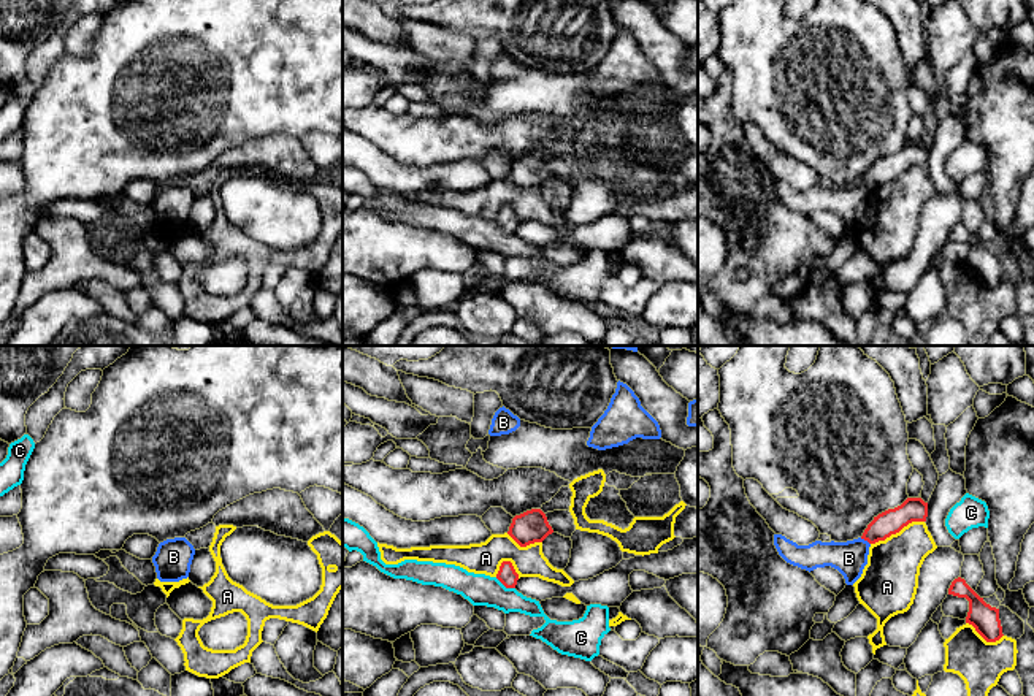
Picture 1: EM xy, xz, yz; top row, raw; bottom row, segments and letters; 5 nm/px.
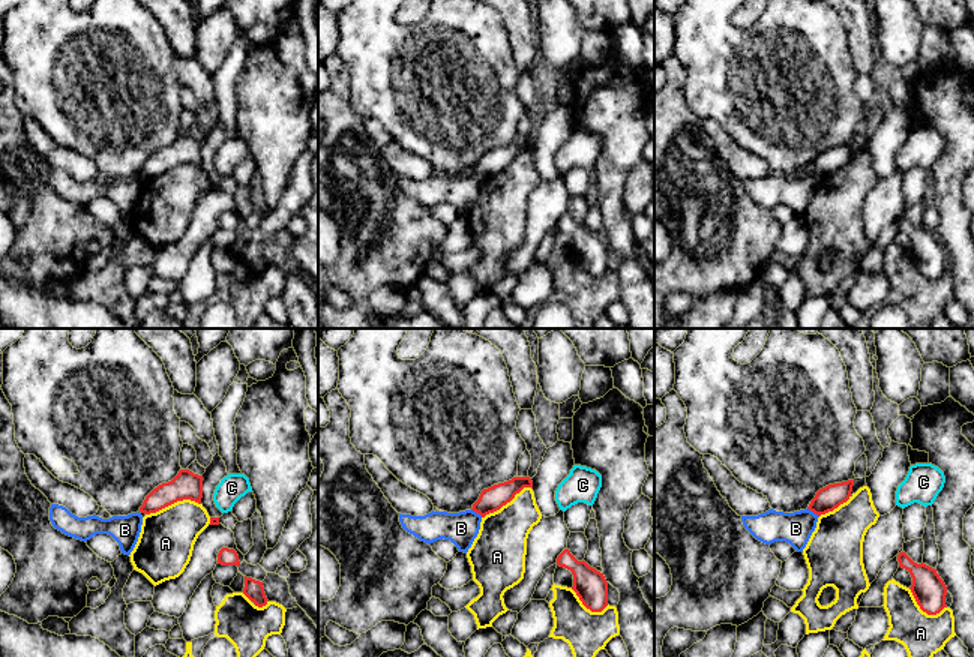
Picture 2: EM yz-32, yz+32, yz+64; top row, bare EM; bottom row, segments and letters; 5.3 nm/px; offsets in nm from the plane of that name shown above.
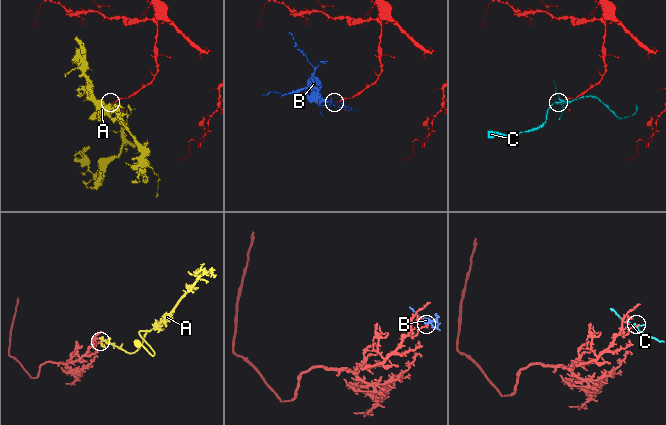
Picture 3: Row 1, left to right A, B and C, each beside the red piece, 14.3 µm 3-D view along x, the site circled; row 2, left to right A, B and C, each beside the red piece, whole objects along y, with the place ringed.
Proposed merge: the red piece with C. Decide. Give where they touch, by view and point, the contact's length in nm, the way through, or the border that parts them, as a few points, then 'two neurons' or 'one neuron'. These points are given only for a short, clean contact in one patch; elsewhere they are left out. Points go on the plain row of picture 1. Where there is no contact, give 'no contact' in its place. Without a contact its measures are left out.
meets red in xz at (505, 230); contact 120 nm long; border along xz (495, 222), (506, 232), (514, 233); two neurons

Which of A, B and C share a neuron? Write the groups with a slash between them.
A / B / C

